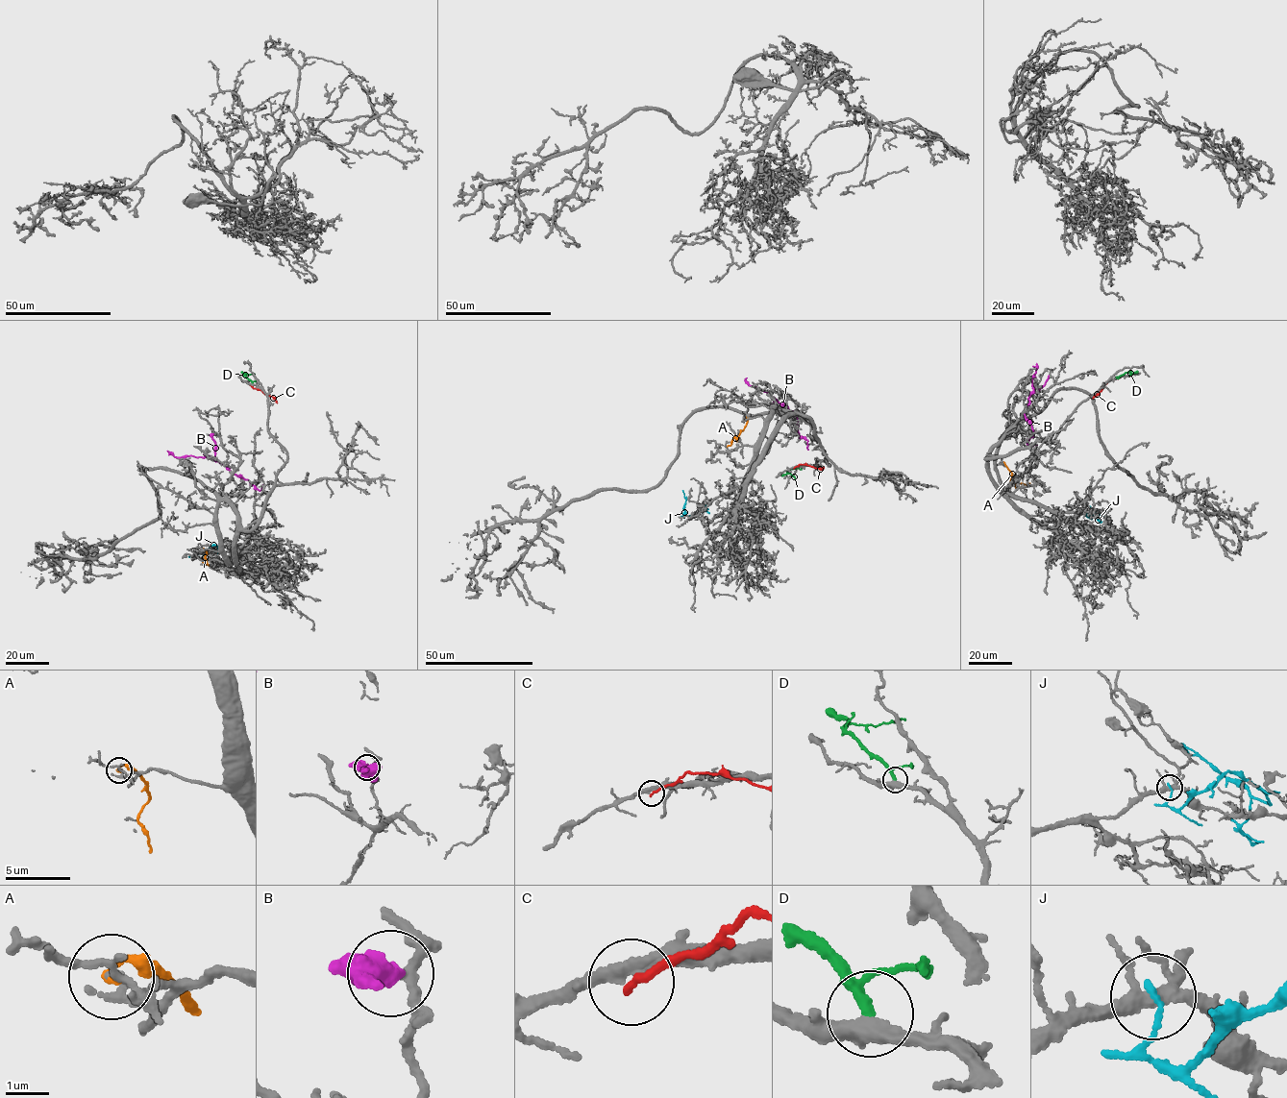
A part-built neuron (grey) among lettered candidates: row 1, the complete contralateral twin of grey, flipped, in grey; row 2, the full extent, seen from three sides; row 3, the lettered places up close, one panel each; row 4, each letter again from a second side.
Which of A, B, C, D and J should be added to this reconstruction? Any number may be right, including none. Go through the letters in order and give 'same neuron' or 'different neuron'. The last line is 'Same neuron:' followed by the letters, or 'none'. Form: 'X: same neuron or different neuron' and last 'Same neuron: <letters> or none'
A: different neuron
B: different neuron
C: different neuron
D: same neuron
J: different neuron
Same neuron: D

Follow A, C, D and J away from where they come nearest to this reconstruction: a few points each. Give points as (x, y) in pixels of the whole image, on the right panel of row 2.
A: (1002, 462), (1012, 475), (1011, 483), (1029, 483)
C: (1119, 378), (1109, 380), (1092, 398)
D: (1115, 378), (1129, 372), (1131, 377)
J: (1086, 512), (1087, 516), (1096, 510), (1103, 515), (1083, 502)

